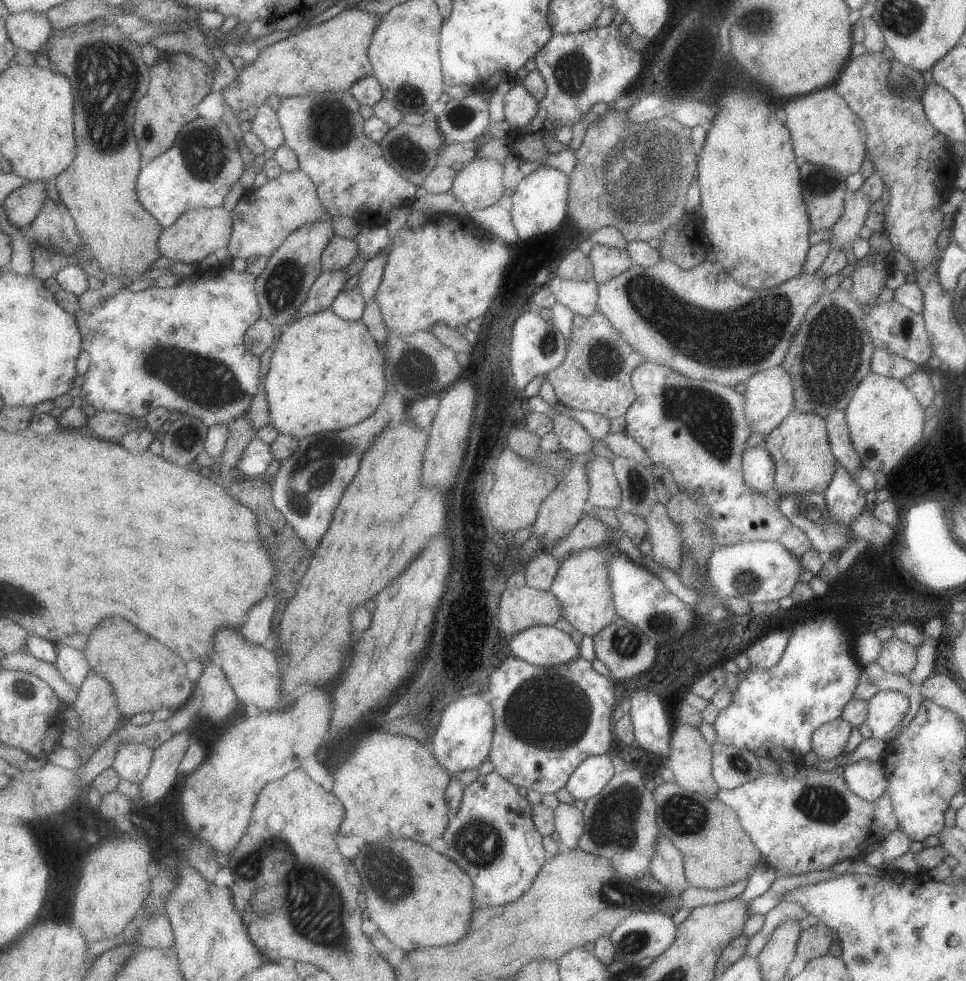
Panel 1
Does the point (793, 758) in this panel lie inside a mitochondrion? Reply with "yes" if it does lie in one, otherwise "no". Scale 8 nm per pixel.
no

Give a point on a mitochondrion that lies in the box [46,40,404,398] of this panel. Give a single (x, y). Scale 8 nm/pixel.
(109, 78)

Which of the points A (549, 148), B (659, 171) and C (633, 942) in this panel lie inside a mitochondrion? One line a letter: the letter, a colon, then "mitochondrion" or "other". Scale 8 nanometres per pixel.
A: other
B: mitochondrion
C: mitochondrion

